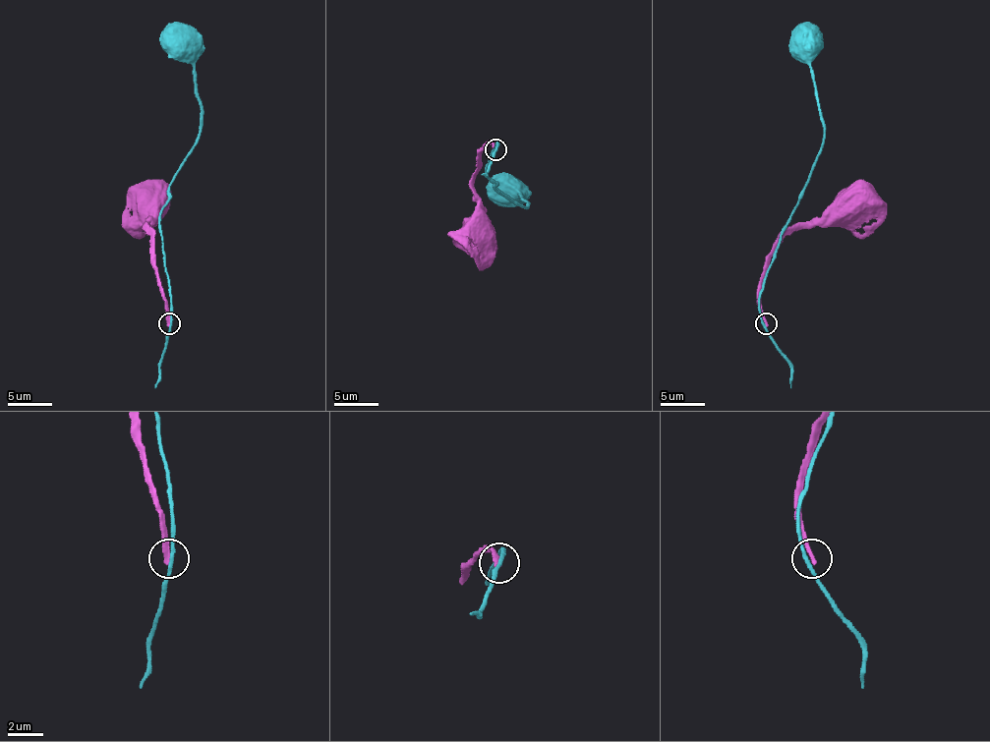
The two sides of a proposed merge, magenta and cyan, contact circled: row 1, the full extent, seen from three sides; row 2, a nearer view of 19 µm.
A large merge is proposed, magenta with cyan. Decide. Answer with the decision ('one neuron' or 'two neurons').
two neurons

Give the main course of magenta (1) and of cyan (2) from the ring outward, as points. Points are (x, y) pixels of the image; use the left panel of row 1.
1: (169, 322), (146, 226), (164, 208), (162, 204), (153, 202)
2: (169, 324), (171, 292), (160, 213), (175, 172), (200, 132), (195, 67), (166, 44), (169, 38), (178, 40)

